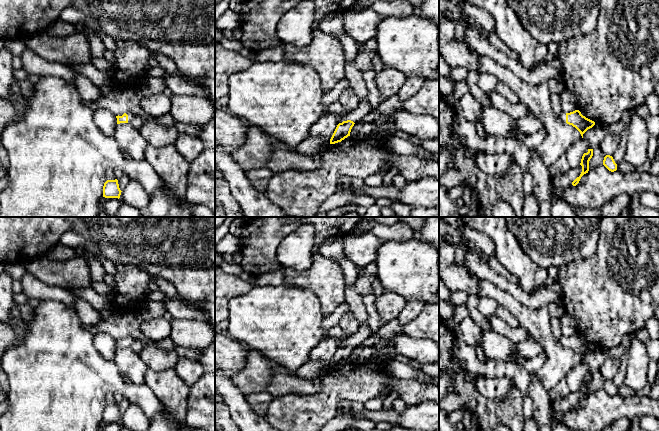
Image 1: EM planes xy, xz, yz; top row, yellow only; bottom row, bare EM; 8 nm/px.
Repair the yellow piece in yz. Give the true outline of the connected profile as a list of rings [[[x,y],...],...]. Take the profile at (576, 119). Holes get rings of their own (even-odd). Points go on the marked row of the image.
[[[575,110],[570,113],[565,113],[562,111],[559,114],[559,118],[563,122],[575,127],[580,132],[582,138],[583,134],[595,125],[594,121],[583,116],[579,110]]]

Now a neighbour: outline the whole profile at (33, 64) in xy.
[[[26,48],[21,55],[23,69],[29,75],[55,76],[72,81],[83,100],[97,102],[103,95],[101,90],[87,77],[75,72],[70,65],[47,61]]]

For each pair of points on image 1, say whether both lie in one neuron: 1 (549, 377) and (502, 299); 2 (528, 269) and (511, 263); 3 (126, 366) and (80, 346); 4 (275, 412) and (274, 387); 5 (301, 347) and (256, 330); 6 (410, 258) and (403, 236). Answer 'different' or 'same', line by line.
1: same
2: same
3: different
4: different
5: same
6: different

